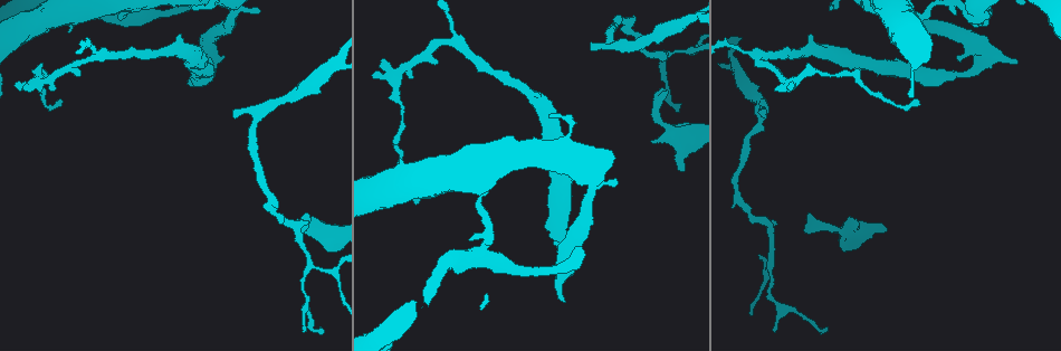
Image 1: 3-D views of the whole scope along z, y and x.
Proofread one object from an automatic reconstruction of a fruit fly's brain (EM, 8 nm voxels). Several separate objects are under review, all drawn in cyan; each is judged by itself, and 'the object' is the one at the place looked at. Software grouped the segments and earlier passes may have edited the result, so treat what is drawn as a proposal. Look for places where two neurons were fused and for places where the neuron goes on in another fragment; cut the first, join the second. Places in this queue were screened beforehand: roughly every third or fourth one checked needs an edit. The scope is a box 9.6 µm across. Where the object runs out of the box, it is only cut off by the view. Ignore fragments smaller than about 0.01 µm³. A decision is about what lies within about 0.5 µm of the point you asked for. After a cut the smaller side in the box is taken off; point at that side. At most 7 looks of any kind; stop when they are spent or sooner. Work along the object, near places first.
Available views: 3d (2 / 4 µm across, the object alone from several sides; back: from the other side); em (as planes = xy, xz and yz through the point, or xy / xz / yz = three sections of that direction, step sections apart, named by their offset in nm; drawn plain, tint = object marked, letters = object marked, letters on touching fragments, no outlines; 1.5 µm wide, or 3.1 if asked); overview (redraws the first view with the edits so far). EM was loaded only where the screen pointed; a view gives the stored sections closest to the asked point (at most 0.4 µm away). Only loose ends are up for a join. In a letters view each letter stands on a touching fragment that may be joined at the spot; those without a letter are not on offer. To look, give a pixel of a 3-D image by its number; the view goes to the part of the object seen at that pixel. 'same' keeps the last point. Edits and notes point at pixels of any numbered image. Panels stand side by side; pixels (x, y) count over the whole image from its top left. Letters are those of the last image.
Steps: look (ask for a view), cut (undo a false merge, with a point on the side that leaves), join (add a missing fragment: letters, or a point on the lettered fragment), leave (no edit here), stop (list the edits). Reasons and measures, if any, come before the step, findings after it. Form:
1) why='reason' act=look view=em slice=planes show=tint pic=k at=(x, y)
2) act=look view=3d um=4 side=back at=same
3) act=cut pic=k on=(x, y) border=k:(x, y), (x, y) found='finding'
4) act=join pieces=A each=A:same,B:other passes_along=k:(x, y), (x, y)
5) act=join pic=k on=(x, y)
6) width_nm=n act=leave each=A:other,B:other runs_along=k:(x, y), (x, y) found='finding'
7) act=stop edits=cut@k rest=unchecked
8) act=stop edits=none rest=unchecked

why='an open end' act=look view=3d um=2 pic=1 at=(28, 91)

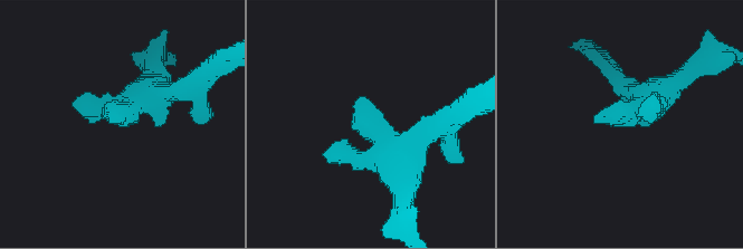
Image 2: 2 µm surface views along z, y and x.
act=look view=em slice=planes show=letters pic=2 at=(115, 120)

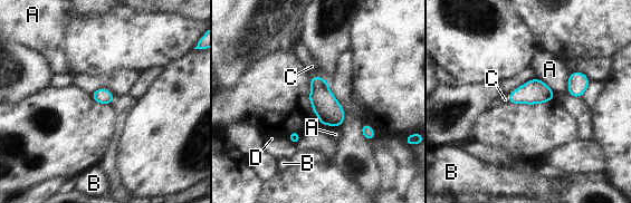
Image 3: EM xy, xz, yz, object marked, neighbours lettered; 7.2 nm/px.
longest_contact=A:190nm act=join pieces=C each=A:other,B:other,C:same,D:other passes_along=3:(325, 105), (316, 76), (312, 66) found='it goes on there'

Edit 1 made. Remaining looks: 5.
why='free end' act=look view=3d um=2 pic=1 at=(764, 117)

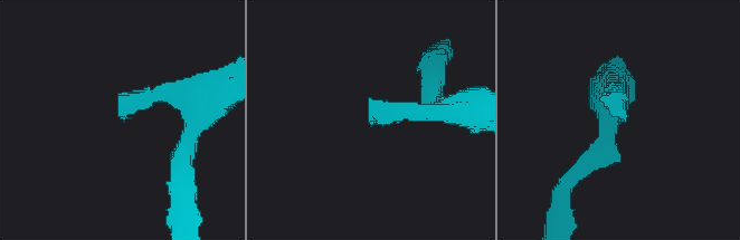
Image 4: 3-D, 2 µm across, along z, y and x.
why='need the tissue' act=look view=em slice=yz step=4 show=tint pic=4 at=(121, 116)

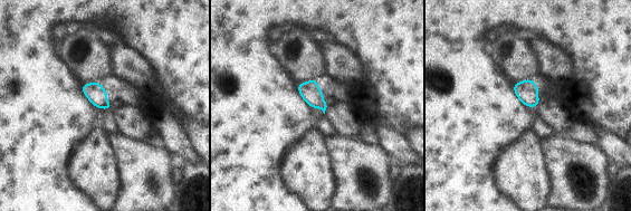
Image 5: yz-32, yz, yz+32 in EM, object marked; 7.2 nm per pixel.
why='cut it another way' act=look view=em slice=planes show=letters at=same

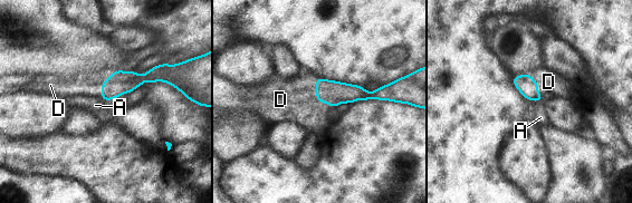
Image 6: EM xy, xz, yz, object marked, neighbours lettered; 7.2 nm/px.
longest_contact=D:260nm act=join pieces=D each=A:other,D:same passes_along=6:(332, 93), (316, 97), (294, 99) found='the neuron continues'

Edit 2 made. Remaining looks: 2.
act=stop edits=join@3,join@6 rest=unchecked

